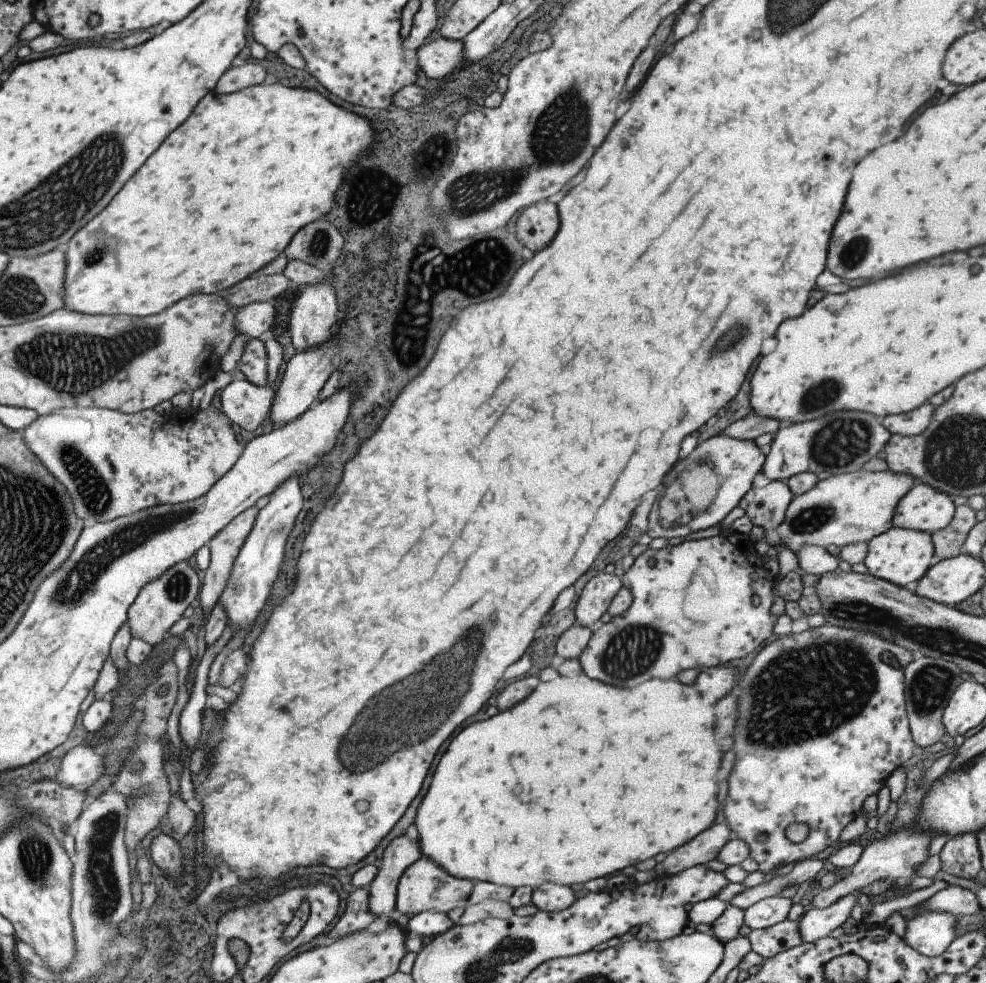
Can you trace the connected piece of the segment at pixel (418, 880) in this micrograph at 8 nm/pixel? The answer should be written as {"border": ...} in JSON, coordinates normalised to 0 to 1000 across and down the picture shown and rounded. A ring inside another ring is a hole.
{"border":[[[428,871],[408,888],[403,899],[401,924],[408,930],[417,932],[428,927],[454,929],[459,924],[471,924],[475,921],[482,898],[477,894],[458,891],[437,873]]]}

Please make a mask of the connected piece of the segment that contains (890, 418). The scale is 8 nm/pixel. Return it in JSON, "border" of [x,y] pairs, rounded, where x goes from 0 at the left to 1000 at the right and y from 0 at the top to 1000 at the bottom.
{"border":[[[942,409],[920,420],[901,422],[895,425],[895,431],[905,440],[920,445],[935,442],[943,431],[948,418]]]}

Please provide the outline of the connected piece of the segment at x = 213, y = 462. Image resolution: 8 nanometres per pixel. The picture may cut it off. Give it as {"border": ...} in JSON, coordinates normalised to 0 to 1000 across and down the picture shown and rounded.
{"border":[[[215,412],[205,417],[190,417],[177,422],[162,422],[156,419],[156,416],[142,419],[142,421],[124,421],[118,417],[103,417],[103,415],[65,415],[54,420],[40,423],[30,433],[23,438],[23,447],[26,454],[34,461],[34,464],[43,472],[51,476],[53,482],[57,482],[59,488],[63,488],[63,494],[67,494],[73,513],[75,513],[75,523],[88,532],[106,532],[122,528],[124,526],[135,524],[137,521],[145,518],[159,516],[172,512],[191,512],[207,505],[213,495],[217,494],[239,472],[245,462],[248,453],[244,446],[240,445],[235,436],[234,427],[224,418],[220,418]]]}

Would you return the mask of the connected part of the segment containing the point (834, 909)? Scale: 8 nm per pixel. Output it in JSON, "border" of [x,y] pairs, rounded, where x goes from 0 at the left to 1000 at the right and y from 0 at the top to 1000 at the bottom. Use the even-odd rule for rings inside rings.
{"border":[[[872,906],[860,908],[838,924],[826,924],[815,929],[809,935],[814,958],[823,959],[840,953],[844,946],[852,944],[864,932],[864,925],[870,921],[871,908]]]}

